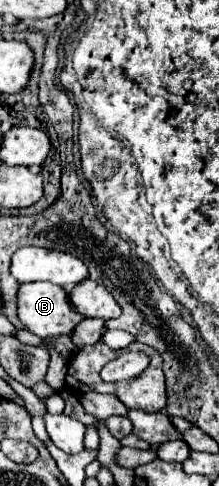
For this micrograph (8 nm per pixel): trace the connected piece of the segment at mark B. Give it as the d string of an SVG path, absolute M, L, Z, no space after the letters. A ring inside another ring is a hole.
M22 283L18 287L18 317L28 331L38 337L56 337L56 335L70 335L72 329L84 319L80 313L74 313L68 295L62 287L54 283Z

